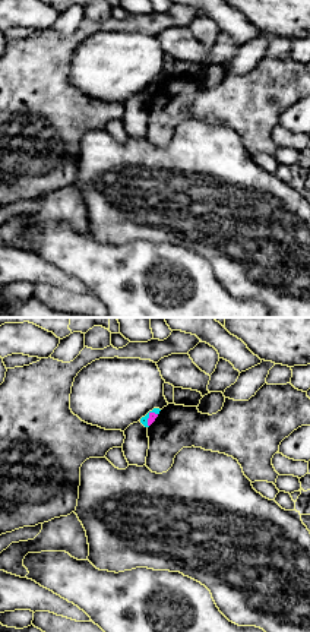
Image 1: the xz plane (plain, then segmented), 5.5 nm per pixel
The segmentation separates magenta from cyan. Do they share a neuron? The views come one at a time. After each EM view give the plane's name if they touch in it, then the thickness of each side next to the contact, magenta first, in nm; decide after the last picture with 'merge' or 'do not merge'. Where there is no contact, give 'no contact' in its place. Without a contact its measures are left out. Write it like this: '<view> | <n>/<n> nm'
xz | 50/50 nm

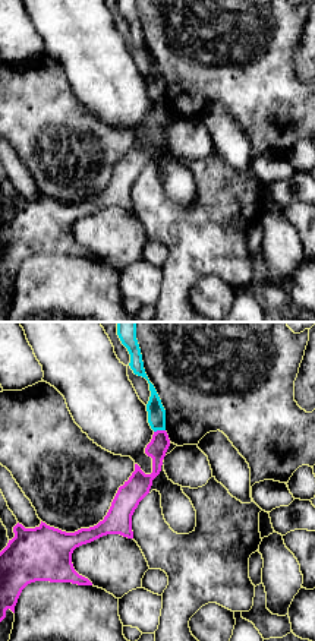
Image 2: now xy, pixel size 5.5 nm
xy | 110/100 nm

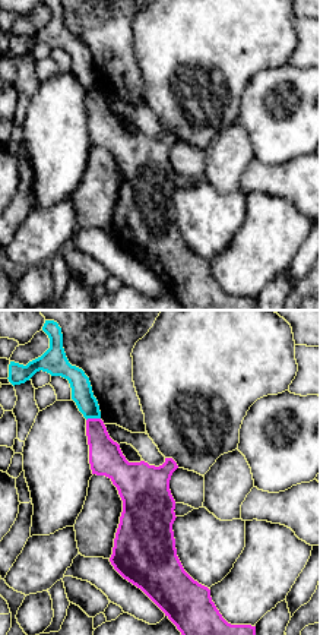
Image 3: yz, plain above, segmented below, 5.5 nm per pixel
yz | 190/120 nm

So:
do not merge

